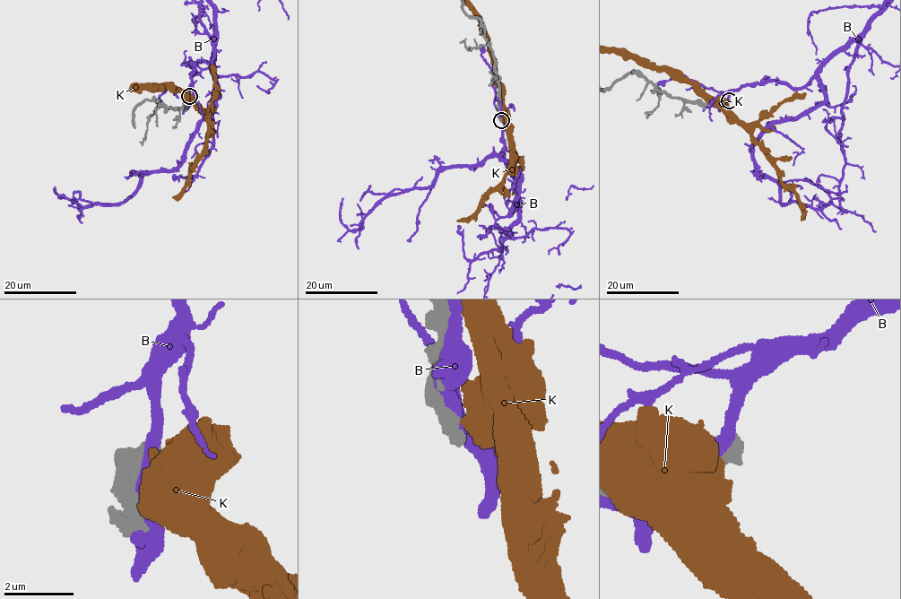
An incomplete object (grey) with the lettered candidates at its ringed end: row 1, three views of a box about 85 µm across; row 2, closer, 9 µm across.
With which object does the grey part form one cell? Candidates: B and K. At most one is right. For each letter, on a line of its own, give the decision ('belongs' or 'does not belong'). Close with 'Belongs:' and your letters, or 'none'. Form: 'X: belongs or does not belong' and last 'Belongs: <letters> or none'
B: does not belong
K: does not belong
Belongs: none

